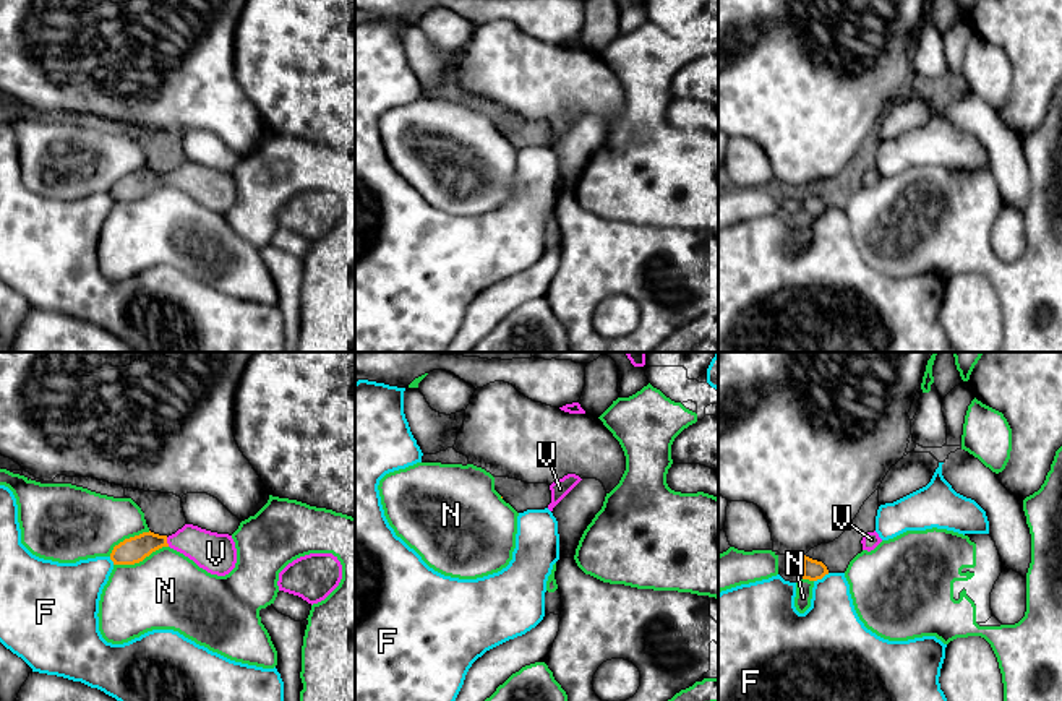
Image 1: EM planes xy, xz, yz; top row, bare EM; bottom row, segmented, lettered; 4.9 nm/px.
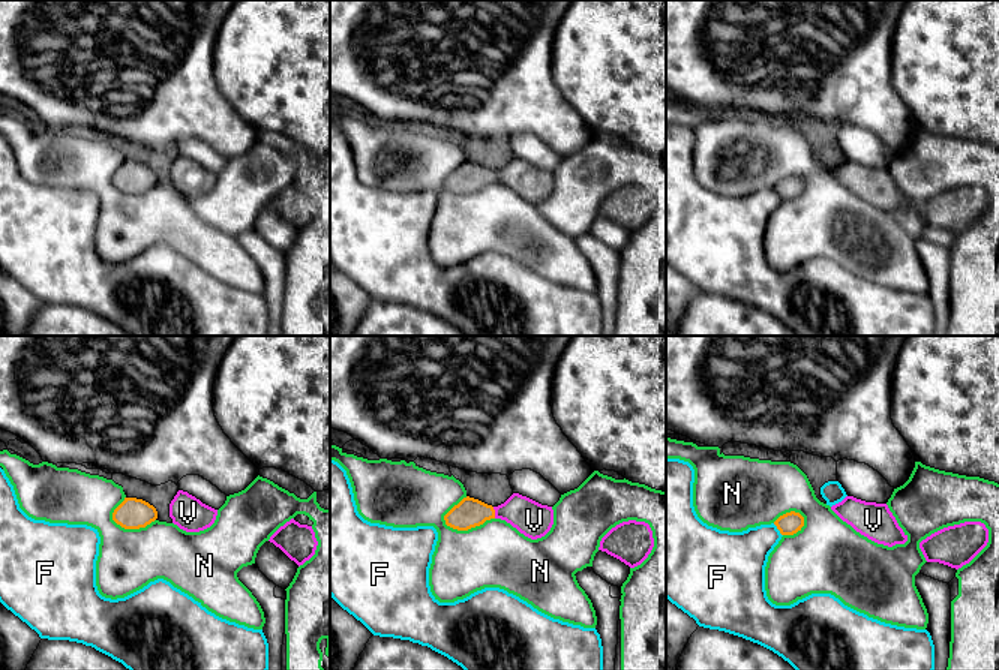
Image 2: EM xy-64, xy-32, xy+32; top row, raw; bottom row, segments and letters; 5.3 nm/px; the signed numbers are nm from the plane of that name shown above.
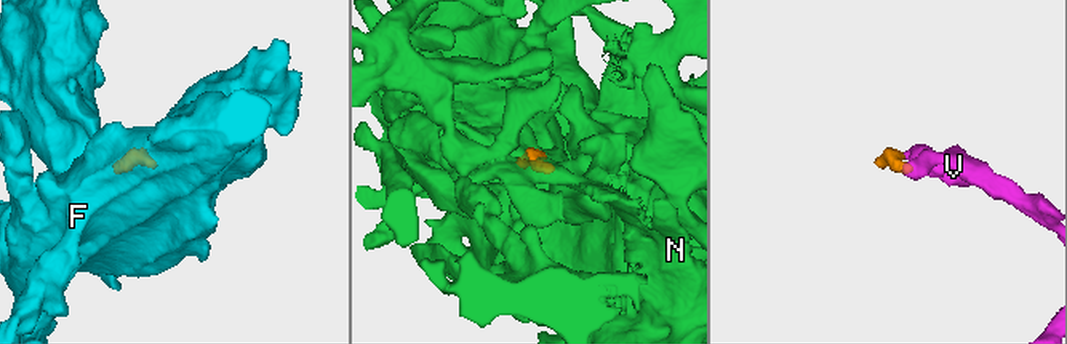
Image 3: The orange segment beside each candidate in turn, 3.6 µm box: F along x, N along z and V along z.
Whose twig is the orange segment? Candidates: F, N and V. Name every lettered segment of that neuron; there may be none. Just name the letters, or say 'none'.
V

